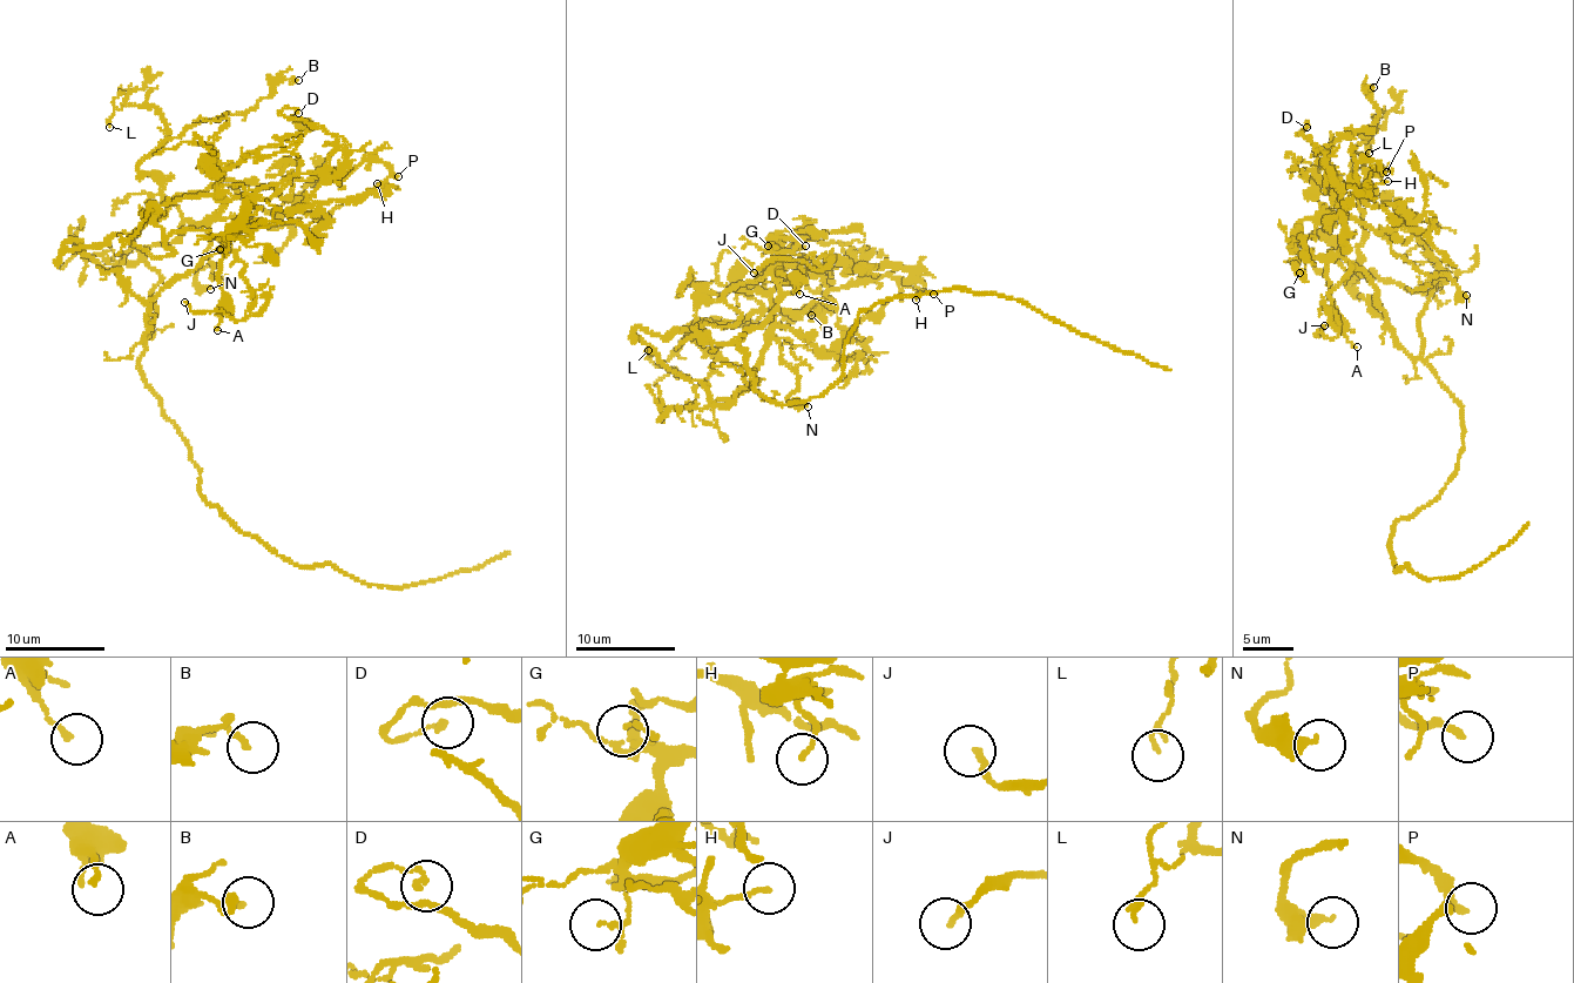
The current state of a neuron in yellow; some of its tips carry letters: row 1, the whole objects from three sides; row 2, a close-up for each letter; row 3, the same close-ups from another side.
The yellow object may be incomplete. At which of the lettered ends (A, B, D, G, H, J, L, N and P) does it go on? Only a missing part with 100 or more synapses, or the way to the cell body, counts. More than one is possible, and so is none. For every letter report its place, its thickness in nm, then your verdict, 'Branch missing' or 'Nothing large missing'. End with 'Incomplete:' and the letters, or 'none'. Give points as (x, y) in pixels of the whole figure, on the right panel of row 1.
A: Place: (1357, 347). Thickness 160 nm. Nothing large missing
B: Place: (1373, 87). Thickness 150 nm. Nothing large missing
D: Place: (1306, 127). Thickness 140 nm. Nothing large missing
G: Place: (1299, 273). Thickness 80 nm. Nothing large missing
H: Place: (1387, 181). Thickness 130 nm. Nothing large missing
J: Place: (1324, 325). Thickness 170 nm. Nothing large missing
L: Place: (1369, 153). Thickness 70 nm. Nothing large missing
N: Place: (1466, 295). Thickness 320 nm. Nothing large missing
P: Place: (1386, 172). Thickness 180 nm. Nothing large missing
Incomplete: none

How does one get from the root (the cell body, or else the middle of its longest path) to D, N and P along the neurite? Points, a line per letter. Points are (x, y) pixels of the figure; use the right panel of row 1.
D: (1461, 405), (1397, 342), (1363, 270), (1296, 246), (1296, 228), (1339, 201), (1324, 153), (1298, 135), (1306, 127)
N: (1461, 405), (1421, 349), (1420, 318), (1441, 277), (1438, 261), (1416, 235), (1390, 243), (1466, 295)
P: (1461, 405), (1397, 342), (1363, 270), (1295, 241), (1305, 220), (1338, 209), (1331, 187), (1360, 163), (1386, 172)

